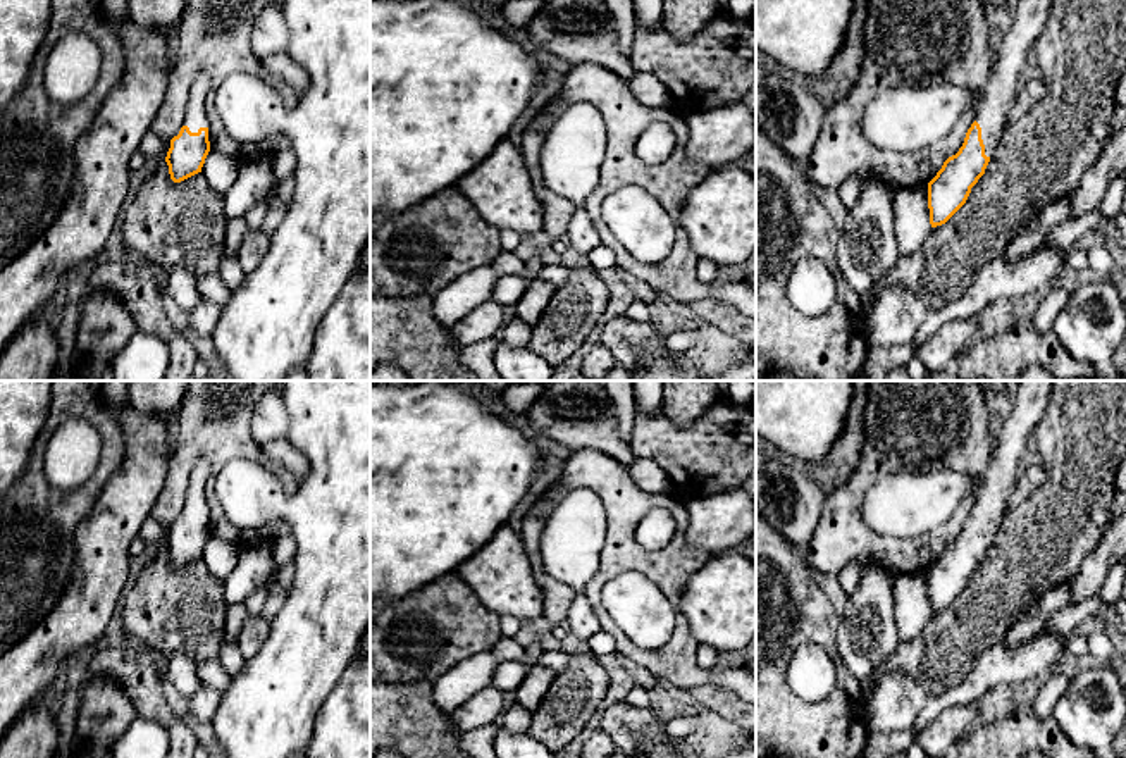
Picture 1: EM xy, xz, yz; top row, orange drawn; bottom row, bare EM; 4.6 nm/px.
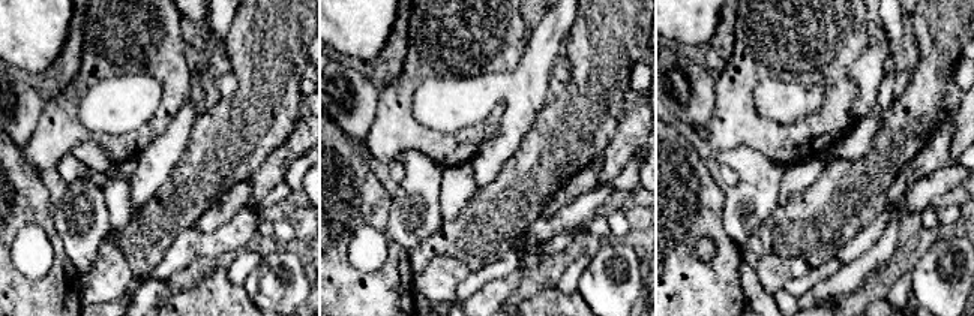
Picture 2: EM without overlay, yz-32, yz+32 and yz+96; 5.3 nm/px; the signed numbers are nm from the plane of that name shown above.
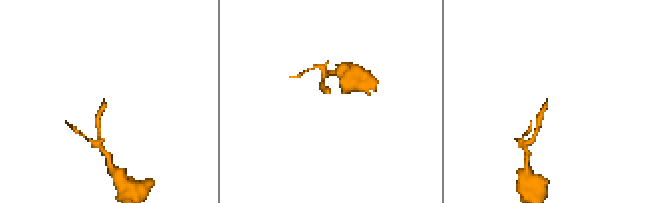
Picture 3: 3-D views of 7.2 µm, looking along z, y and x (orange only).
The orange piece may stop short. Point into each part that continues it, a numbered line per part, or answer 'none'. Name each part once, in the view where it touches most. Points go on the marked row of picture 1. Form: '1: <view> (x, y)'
1: yz (908, 118)

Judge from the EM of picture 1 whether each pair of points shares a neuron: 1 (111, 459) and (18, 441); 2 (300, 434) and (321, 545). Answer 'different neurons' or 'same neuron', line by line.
1: different neurons
2: same neuron

